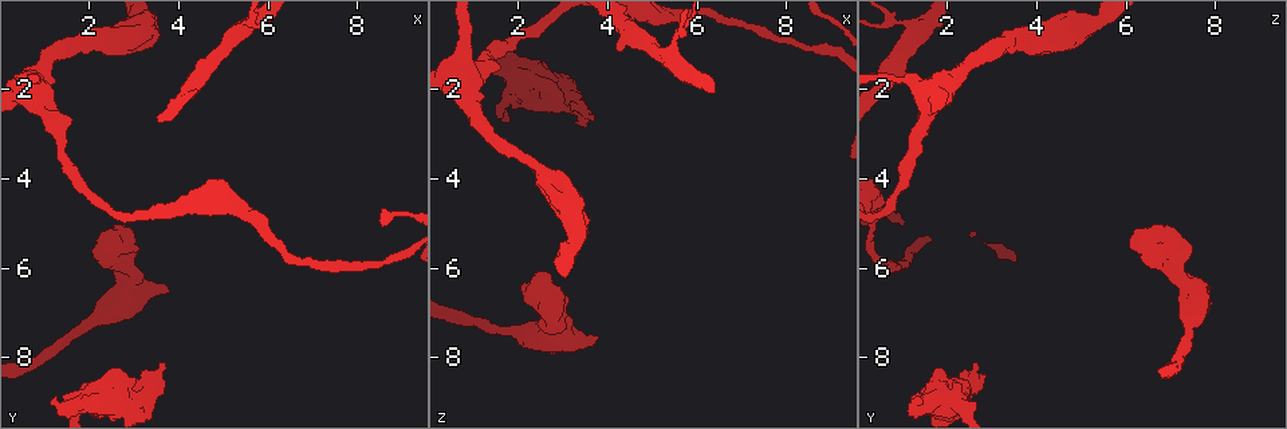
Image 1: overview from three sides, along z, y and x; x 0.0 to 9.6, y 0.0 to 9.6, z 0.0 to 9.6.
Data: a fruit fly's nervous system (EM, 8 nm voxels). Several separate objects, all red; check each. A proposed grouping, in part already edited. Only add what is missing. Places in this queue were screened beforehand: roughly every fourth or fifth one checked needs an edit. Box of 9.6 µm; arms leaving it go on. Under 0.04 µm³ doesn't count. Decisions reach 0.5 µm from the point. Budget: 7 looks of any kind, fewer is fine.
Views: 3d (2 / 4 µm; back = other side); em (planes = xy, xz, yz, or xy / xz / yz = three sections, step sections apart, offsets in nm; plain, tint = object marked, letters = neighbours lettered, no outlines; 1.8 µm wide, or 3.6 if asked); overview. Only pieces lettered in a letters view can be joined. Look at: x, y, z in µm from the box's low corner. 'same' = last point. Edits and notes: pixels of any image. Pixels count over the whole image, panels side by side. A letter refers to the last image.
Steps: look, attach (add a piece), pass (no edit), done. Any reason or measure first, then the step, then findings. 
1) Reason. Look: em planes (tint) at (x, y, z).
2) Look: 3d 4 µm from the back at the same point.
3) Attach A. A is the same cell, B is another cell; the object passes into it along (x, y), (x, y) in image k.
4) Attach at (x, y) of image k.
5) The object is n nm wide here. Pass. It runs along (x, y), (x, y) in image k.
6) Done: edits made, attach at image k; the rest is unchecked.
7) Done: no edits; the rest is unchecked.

Calibre changes. Look: em planes (letters) at (2.50, 0.80, 3.80).

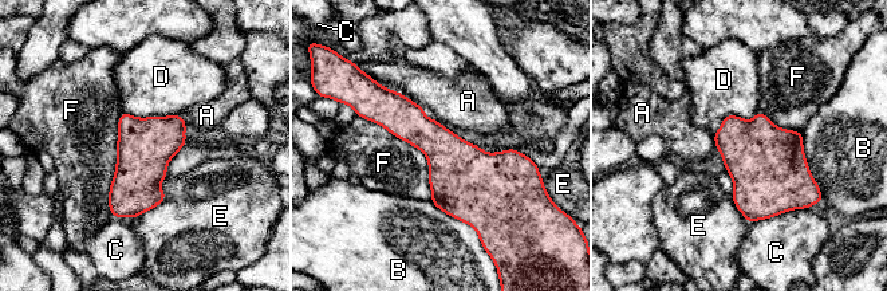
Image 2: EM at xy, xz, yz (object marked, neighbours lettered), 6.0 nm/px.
Pass. A, B, C, D, E and F are other cells; no lettered piece goes on from it.

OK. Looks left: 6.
Branch stops here. Look: 3d 4 µm at (3.75, 6.60, 7.65).

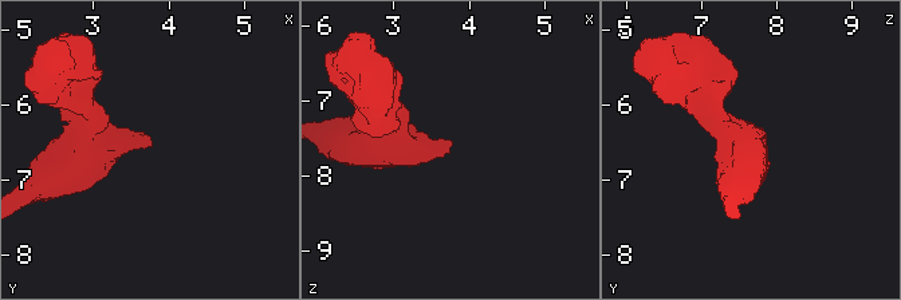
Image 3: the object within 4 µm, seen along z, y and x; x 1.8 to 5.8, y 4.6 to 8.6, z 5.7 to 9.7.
Look: em yz step 16 (letters) at (3.75, 6.55, 7.60).

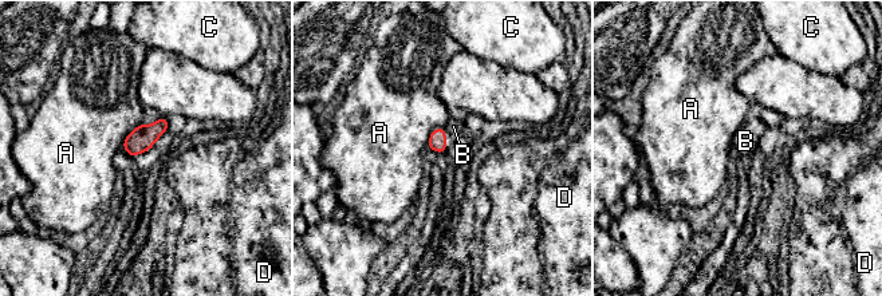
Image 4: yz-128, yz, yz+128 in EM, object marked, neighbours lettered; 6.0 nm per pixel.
The longest contact is with A, 190 nm. Attach B. B is the same cell, A, C and D are other cells; the object passes into it along (437, 141), (445, 138), (453, 126) in image 4; the neuron continues.

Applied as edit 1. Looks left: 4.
Look: overview.

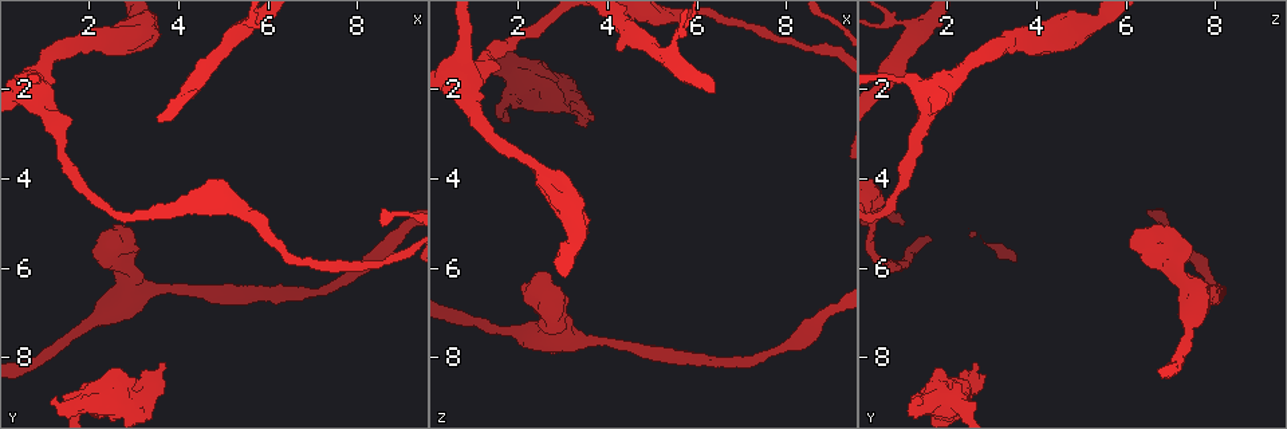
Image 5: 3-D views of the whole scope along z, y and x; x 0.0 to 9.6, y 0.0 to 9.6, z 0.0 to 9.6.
Stops while still wide. Look: 3d 2 µm from the back at (2.15, 5.90, 6.60).

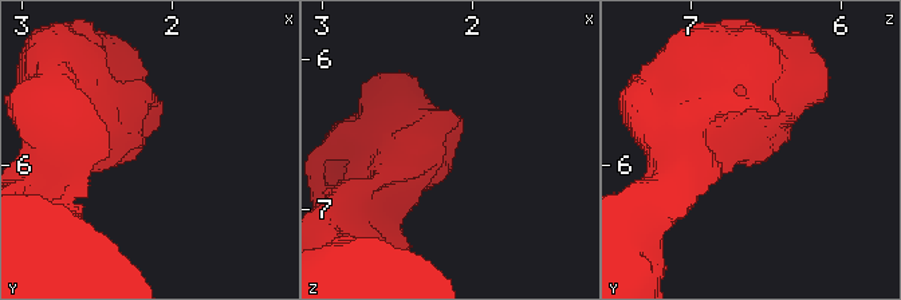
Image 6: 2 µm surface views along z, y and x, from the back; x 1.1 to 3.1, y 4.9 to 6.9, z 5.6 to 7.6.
Shape alone is not enough. Look: em yz step 8 (letters) at (2.18, 5.88, 6.54).

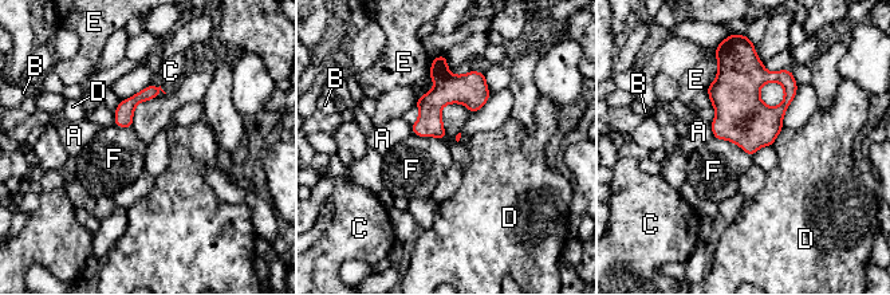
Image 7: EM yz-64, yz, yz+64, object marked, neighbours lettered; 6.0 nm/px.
Pass. A, B, C, D, E and F are other cells; a border runs along (715, 137), (731, 140), (751, 157) in image 7; none of them fits.

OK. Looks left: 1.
Done: edits made, attach at image 4; the rest is unchecked.

